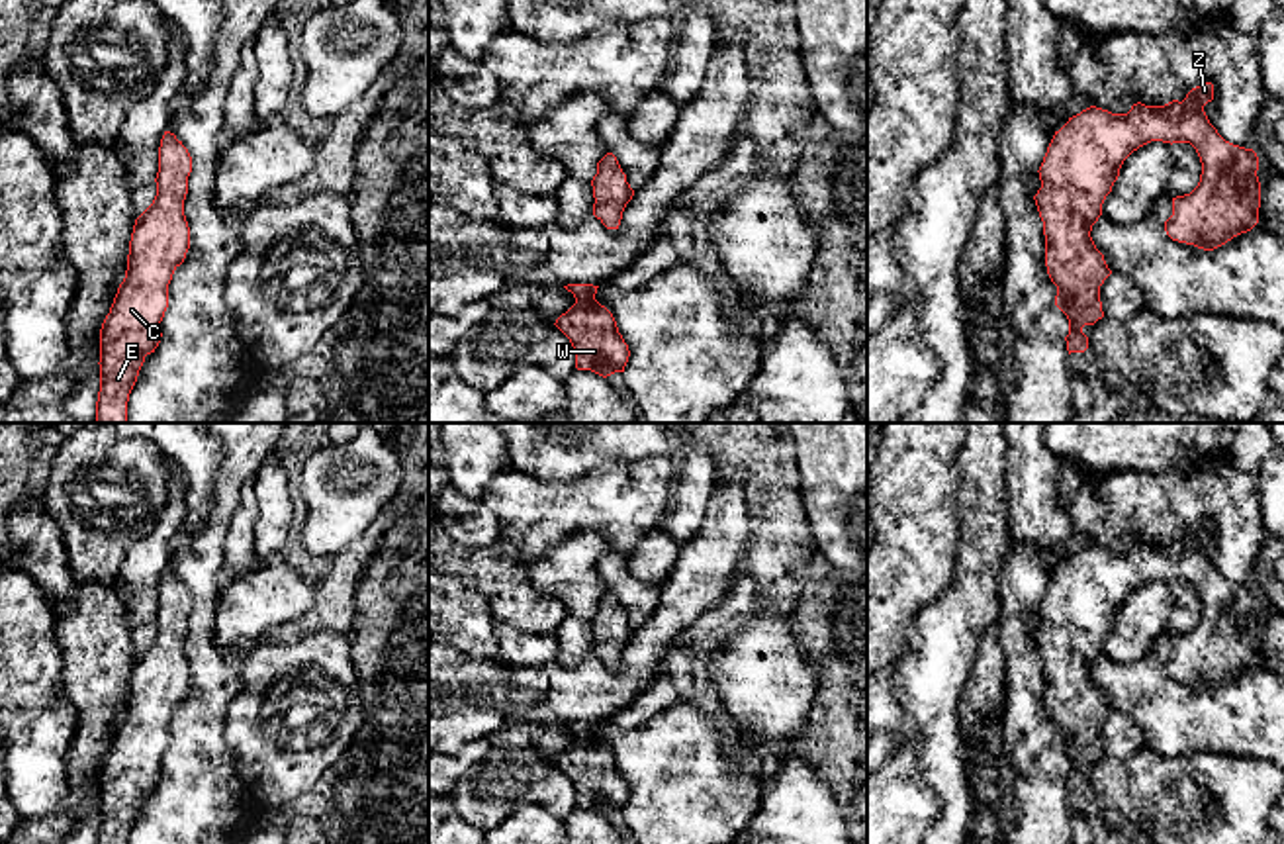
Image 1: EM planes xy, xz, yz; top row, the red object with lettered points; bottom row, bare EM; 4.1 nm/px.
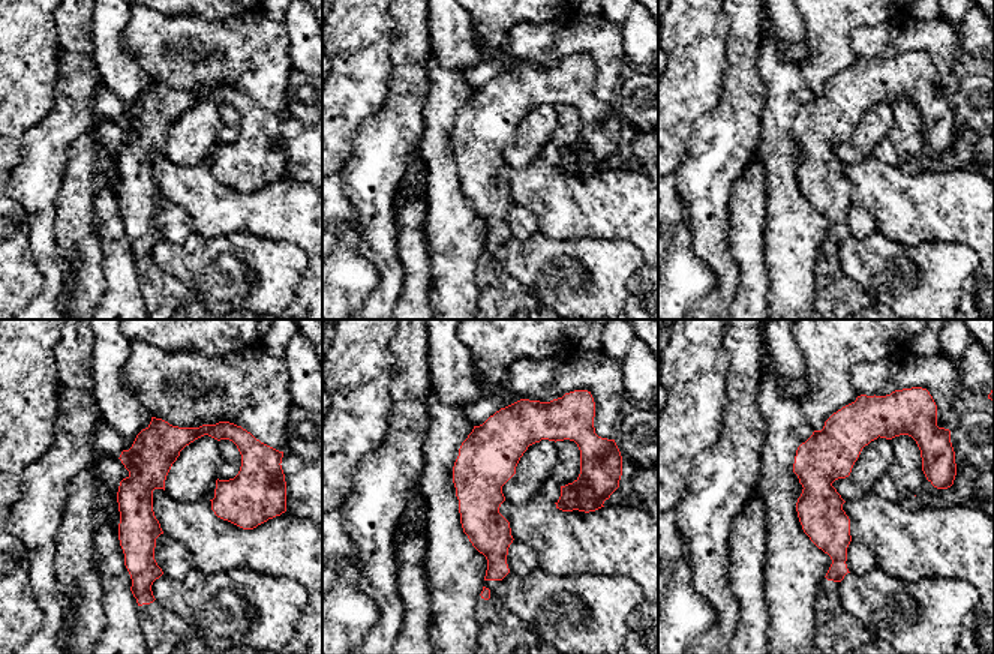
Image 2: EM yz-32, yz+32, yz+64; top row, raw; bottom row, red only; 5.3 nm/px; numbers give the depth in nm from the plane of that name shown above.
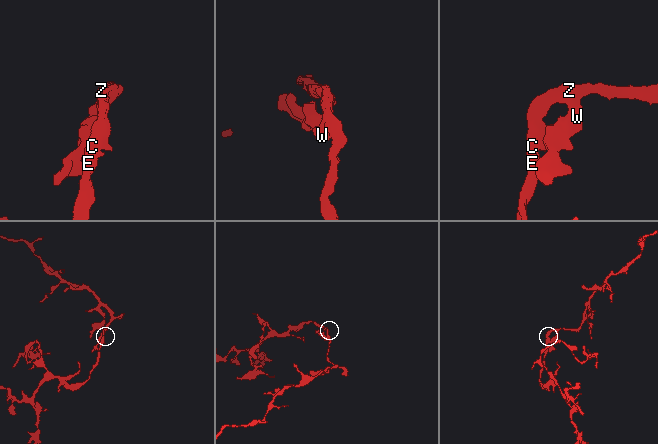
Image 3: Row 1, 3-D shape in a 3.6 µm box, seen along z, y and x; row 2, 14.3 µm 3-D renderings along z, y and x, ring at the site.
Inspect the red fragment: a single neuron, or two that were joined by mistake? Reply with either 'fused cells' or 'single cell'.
single cell

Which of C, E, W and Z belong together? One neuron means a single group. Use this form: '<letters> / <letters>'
C E W Z

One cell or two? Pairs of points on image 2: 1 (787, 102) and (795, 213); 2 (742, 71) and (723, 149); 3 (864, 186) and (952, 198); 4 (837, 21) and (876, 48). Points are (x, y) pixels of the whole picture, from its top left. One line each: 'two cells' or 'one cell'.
1: one cell
2: one cell
3: one cell
4: two cells

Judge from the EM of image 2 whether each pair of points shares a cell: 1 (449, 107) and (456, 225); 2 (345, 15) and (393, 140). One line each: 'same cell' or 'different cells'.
1: same cell
2: different cells

